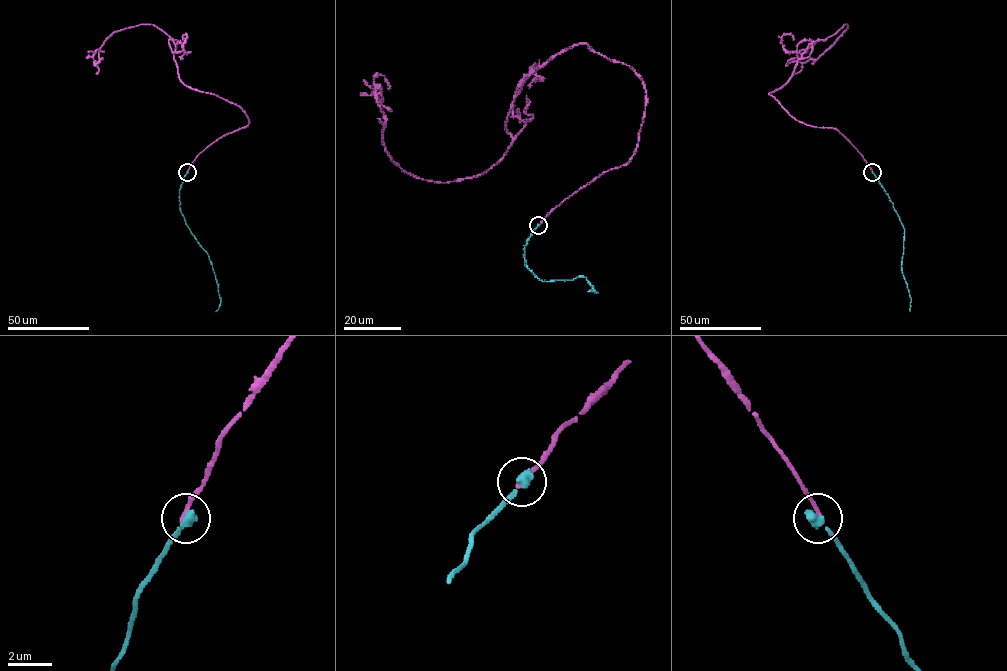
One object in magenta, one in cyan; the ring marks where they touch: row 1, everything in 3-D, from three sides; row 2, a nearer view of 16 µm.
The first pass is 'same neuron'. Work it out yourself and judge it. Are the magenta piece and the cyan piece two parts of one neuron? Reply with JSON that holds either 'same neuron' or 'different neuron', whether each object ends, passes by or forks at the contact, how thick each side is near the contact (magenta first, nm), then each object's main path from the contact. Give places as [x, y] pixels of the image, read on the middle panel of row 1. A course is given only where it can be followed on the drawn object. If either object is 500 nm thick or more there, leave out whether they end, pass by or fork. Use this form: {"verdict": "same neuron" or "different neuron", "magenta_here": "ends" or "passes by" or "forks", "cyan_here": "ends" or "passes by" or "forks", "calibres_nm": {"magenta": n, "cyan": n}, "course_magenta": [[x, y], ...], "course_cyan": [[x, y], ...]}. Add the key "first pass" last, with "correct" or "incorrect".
{"verdict": "different neuron", "magenta_here": "ends", "cyan_here": "ends", "calibres_nm": {"magenta": 220, "cyan": 440}, "course_magenta": [[538, 226], [629, 160], [627, 65], [554, 54], [504, 156], [447, 182], [385, 149], [388, 90]], "course_cyan": [[538, 225], [524, 246], [526, 267], [541, 281], [571, 280], [581, 276], [597, 292], [588, 291]], "first pass": "incorrect"}

